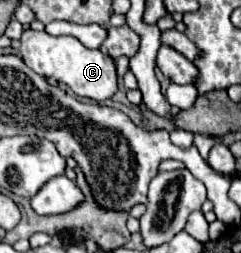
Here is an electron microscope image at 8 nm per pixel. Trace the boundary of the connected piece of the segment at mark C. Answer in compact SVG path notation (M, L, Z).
M24 30L20 42L22 42L20 58L40 76L64 82L78 96L92 98L96 102L108 100L116 94L118 76L116 76L114 58L110 54L104 54L100 50L88 50L82 46L80 40L72 36L50 36L46 32L36 32L36 30Z

